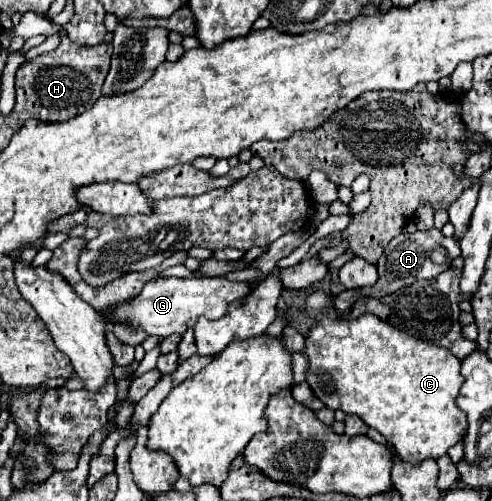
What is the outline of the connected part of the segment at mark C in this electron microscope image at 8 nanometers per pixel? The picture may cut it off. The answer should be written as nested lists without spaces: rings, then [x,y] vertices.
[[[362,314],[356,320],[320,318],[308,332],[306,354],[310,358],[306,382],[314,394],[332,410],[342,408],[346,414],[358,414],[394,446],[404,462],[420,464],[426,458],[440,458],[464,438],[468,418],[456,404],[464,376],[460,374],[460,360],[448,348],[418,340],[372,314]]]

